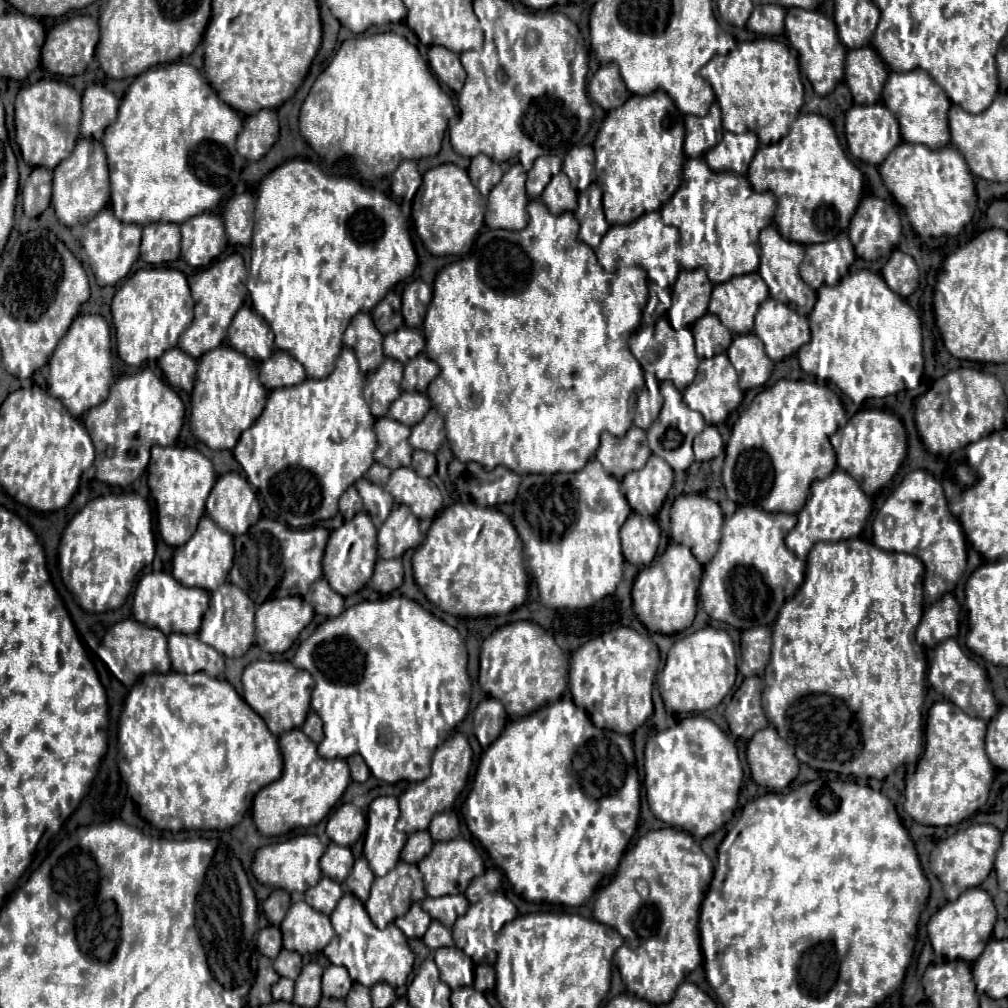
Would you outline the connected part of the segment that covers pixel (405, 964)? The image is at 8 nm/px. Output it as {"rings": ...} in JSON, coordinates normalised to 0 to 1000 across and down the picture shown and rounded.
{"rings":[[[343,885],[339,889],[333,903],[327,907],[327,913],[333,923],[333,929],[321,940],[321,948],[329,956],[345,960],[347,970],[355,976],[363,976],[365,980],[375,974],[383,974],[389,980],[403,976],[405,966],[411,958],[411,944],[407,942],[405,933],[403,929],[399,929],[397,921],[393,921],[391,917],[385,917],[381,923],[373,921],[367,909],[363,909],[361,897],[349,885]]]}

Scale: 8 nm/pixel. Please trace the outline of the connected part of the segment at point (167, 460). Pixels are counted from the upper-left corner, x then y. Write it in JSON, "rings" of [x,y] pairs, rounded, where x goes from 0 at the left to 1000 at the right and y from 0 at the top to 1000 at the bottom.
{"rings":[[[175,441],[153,442],[147,460],[147,482],[155,496],[157,526],[167,542],[181,542],[192,530],[196,516],[202,512],[204,494],[214,478],[210,458],[193,444]]]}

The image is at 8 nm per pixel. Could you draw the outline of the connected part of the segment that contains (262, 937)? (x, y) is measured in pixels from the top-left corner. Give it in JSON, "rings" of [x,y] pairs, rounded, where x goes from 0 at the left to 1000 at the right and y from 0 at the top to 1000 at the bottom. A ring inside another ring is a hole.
{"rings":[[[264,919],[258,923],[256,927],[256,944],[266,948],[266,950],[274,950],[276,944],[280,942],[280,927],[276,919]]]}

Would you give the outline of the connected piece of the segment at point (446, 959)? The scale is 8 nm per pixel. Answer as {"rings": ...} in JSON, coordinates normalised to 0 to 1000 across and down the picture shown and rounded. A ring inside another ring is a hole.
{"rings":[[[452,938],[435,940],[431,944],[431,954],[435,956],[438,972],[448,980],[465,978],[469,975],[469,953]]]}

